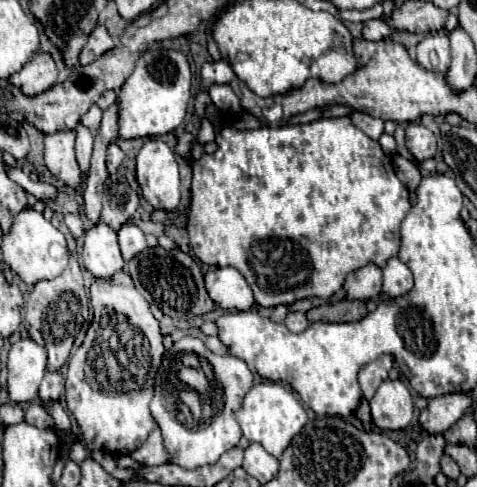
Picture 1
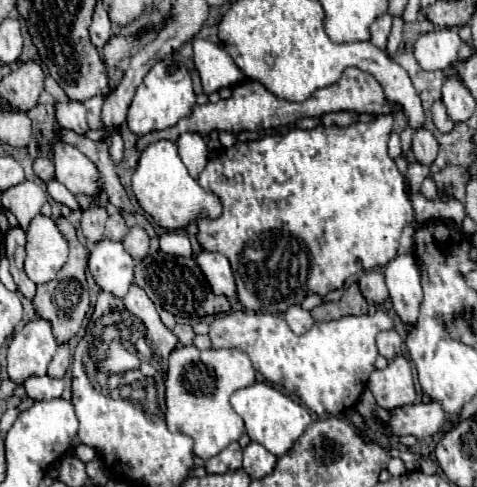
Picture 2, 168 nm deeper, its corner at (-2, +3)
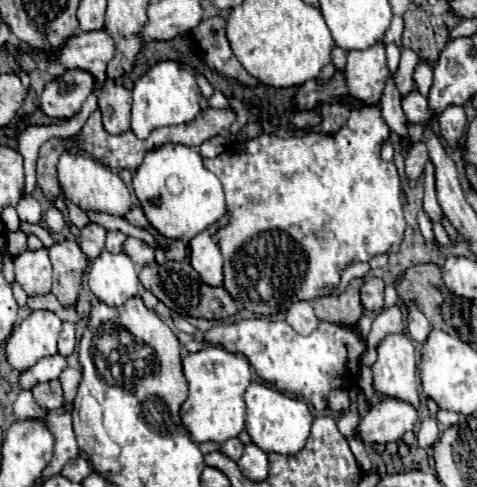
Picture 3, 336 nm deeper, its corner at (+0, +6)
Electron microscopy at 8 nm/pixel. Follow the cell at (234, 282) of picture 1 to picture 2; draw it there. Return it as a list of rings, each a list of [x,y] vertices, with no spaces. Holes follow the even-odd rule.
[[[200,251],[196,255],[196,263],[206,275],[214,295],[226,295],[226,297],[236,297],[236,285],[232,277],[232,269],[228,259],[222,253],[212,253],[212,251]]]

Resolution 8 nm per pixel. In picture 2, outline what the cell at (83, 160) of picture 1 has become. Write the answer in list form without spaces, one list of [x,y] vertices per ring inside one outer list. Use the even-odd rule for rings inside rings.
[[[58,101],[54,105],[54,117],[60,127],[70,127],[72,131],[84,135],[88,131],[86,107],[82,101]]]

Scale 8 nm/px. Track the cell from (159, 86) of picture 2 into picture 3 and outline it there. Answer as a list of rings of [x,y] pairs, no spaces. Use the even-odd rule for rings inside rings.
[[[158,62],[152,66],[132,90],[132,132],[144,140],[148,134],[160,126],[184,124],[196,118],[200,112],[200,88],[190,70],[182,68],[178,62]]]

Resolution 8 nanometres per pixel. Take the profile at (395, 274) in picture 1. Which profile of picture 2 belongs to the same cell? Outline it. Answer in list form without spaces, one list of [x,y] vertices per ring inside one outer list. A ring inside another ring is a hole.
[[[396,255],[386,265],[386,285],[394,311],[404,325],[414,327],[422,303],[422,285],[420,285],[420,267],[412,255]]]

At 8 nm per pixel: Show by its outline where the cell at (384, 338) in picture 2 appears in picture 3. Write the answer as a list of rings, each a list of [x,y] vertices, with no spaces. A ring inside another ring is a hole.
[[[392,306],[374,318],[372,330],[368,334],[368,346],[376,348],[380,340],[384,340],[384,336],[396,334],[396,332],[404,332],[404,318],[402,318],[402,310]]]

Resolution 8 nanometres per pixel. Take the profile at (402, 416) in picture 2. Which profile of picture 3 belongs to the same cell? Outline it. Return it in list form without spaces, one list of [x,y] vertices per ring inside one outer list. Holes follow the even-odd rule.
[[[384,398],[368,410],[364,420],[358,424],[358,438],[362,442],[388,444],[400,440],[404,432],[414,430],[418,422],[418,410],[402,400]]]

